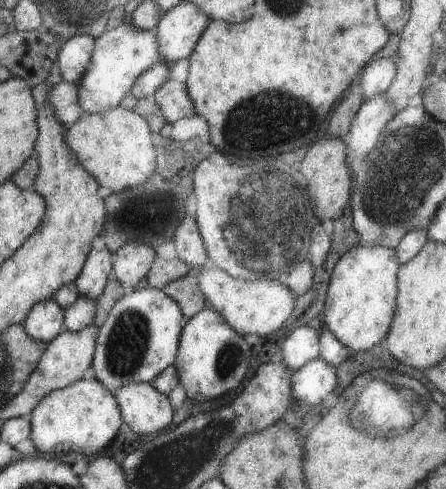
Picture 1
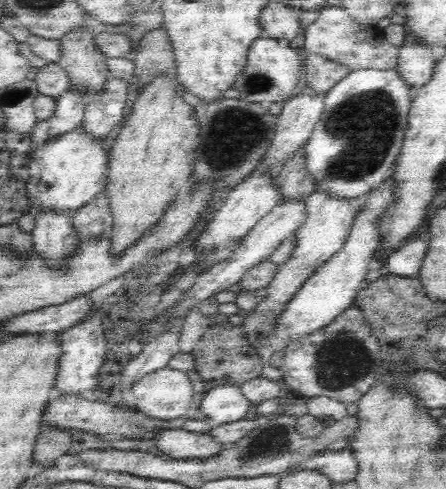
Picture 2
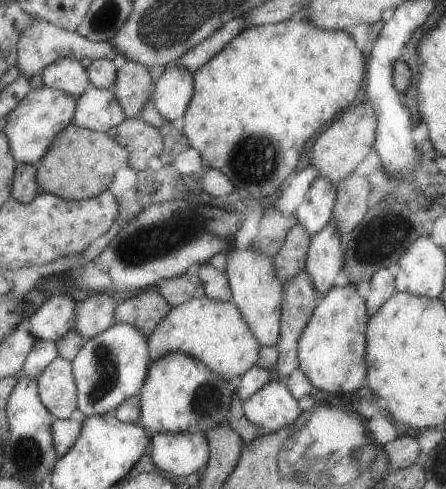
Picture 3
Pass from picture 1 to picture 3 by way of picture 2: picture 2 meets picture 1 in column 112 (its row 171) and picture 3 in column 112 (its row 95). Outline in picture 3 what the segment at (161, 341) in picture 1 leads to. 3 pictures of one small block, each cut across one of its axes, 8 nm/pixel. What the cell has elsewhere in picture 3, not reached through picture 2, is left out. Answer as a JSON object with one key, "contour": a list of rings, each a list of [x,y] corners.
{"contour":[[[113,324],[105,332],[85,340],[77,356],[71,360],[77,388],[77,410],[85,418],[113,412],[125,398],[131,398],[139,392],[145,382],[149,362],[147,338],[129,324]]]}

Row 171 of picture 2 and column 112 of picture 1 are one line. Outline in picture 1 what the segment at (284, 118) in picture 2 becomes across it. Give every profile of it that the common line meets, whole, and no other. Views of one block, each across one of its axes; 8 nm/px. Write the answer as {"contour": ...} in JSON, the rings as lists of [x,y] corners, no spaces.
{"contour":[[[129,242],[115,252],[109,280],[119,282],[125,290],[133,290],[135,284],[147,276],[155,258],[155,250],[149,244]]]}

